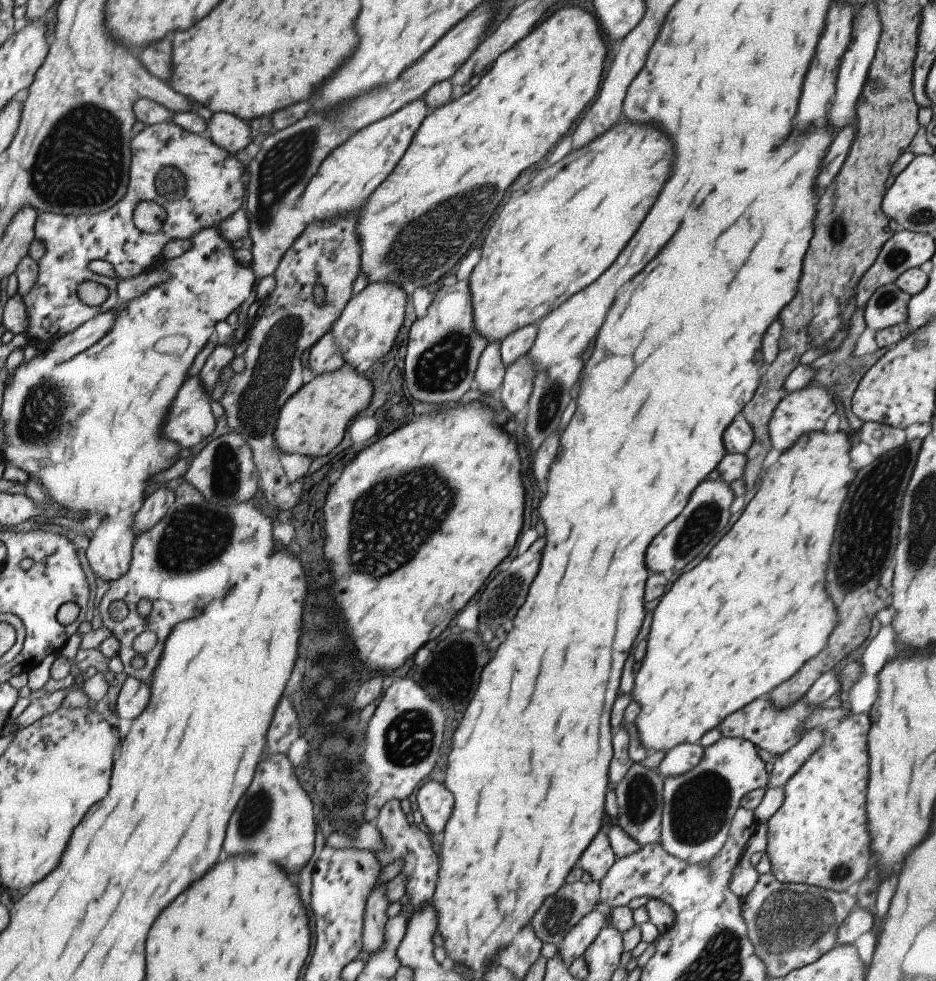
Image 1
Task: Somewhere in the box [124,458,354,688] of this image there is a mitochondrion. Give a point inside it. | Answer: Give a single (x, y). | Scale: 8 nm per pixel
(195, 536)

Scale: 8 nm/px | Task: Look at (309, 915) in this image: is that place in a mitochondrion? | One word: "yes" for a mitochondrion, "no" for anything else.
no

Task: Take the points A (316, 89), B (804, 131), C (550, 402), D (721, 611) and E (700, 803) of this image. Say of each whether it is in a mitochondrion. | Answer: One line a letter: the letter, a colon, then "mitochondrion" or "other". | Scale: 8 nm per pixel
A: other
B: other
C: mitochondrion
D: other
E: mitochondrion

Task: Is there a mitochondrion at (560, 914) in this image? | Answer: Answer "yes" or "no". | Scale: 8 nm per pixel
yes

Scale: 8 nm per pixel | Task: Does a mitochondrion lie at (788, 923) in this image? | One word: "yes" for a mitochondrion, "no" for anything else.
yes

